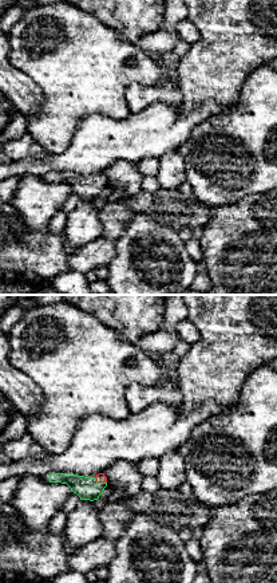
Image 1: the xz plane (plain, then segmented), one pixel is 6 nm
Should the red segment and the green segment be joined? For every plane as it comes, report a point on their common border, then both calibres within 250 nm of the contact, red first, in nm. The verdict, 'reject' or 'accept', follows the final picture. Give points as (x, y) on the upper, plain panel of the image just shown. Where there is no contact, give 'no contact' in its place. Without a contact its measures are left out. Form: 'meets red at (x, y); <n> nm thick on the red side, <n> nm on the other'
meets red at (101, 181); 60 nm thick on the red side, 140 nm on the other

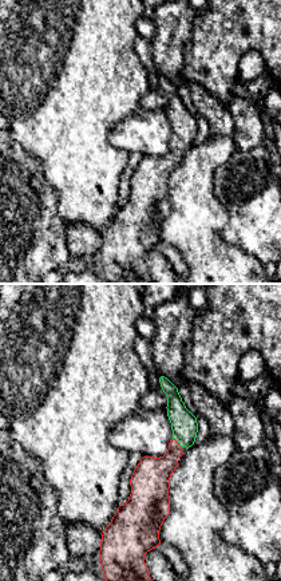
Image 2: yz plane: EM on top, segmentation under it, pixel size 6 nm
meets red at (178, 143); 220 nm thick on the red side, 160 nm on the other

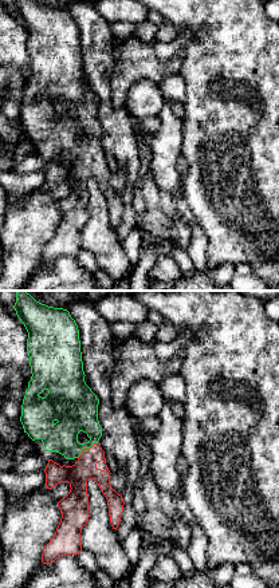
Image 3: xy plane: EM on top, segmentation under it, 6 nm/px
meets red at (86, 149); 140 nm thick on the red side, 260 nm on the other

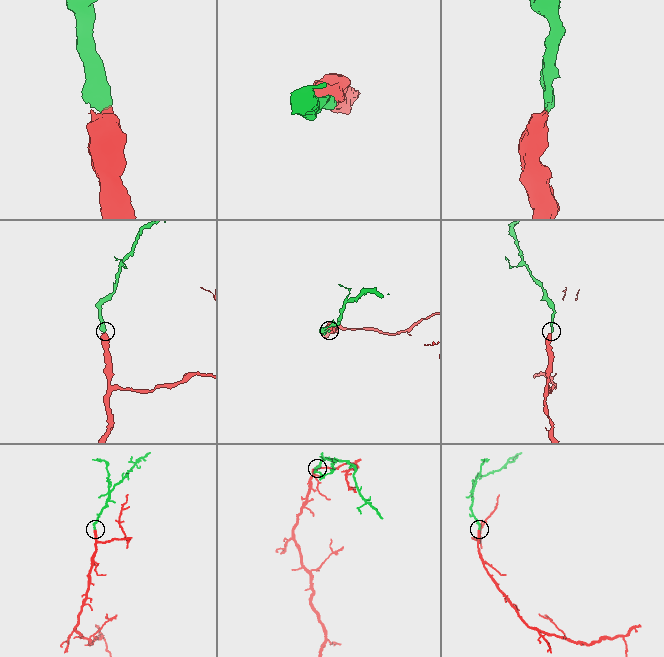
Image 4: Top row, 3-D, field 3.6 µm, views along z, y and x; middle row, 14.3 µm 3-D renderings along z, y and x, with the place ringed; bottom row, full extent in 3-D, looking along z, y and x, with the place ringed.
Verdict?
accept

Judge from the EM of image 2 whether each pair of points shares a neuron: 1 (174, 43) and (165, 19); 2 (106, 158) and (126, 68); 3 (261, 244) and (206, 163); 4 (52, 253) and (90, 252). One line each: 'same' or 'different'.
1: same
2: same
3: different
4: different

